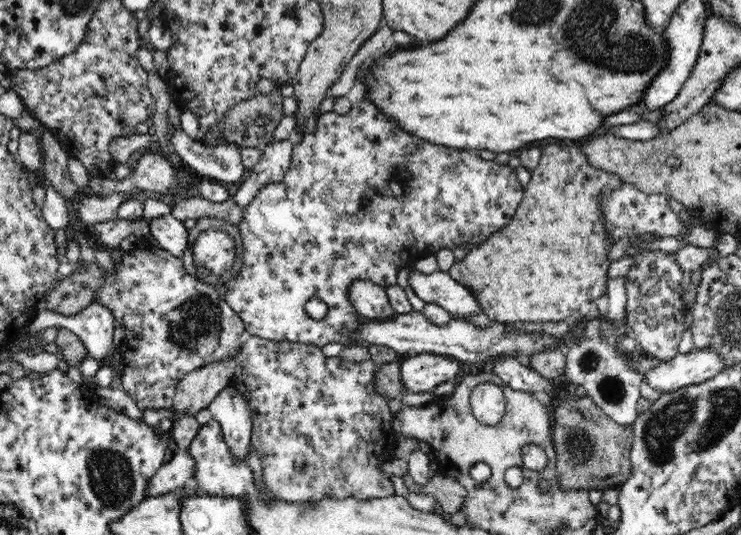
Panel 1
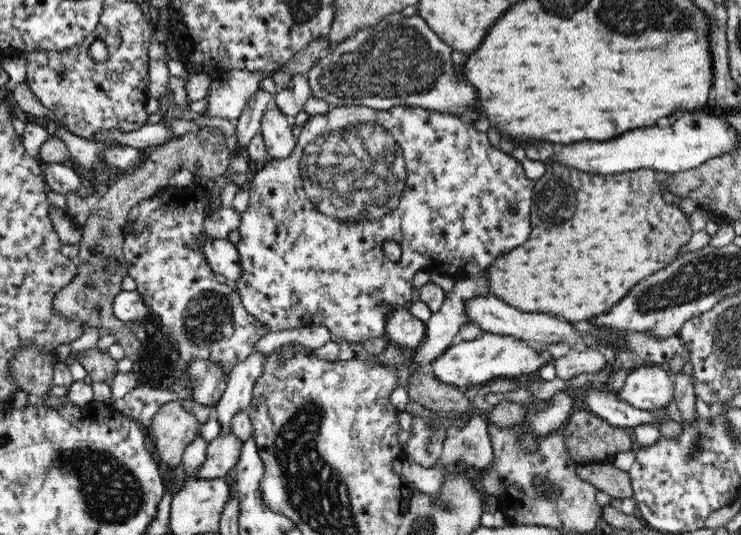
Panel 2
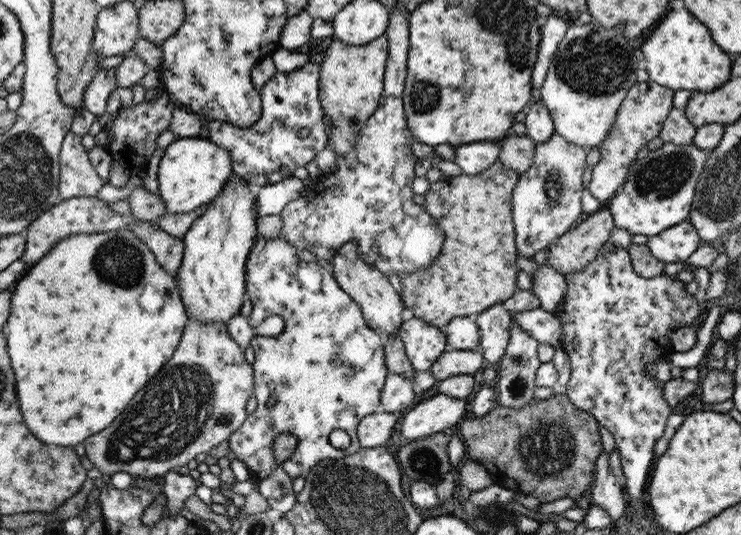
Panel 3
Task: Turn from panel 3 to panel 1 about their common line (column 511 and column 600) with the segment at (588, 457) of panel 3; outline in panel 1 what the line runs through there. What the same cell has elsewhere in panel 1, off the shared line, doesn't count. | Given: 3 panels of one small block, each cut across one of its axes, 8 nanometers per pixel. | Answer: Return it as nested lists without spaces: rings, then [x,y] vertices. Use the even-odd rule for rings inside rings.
[[[573,393],[554,409],[552,443],[556,453],[558,485],[563,490],[604,490],[620,487],[631,471],[631,425],[612,420],[593,400]]]

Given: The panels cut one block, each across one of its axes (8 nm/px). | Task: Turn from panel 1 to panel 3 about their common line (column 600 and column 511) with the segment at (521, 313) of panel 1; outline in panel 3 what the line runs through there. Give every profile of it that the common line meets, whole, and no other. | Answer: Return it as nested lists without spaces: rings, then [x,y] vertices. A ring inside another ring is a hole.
[[[499,161],[488,170],[477,175],[462,173],[458,176],[443,175],[423,195],[424,210],[428,211],[444,234],[444,244],[440,256],[428,266],[413,273],[400,273],[402,300],[405,308],[410,308],[414,316],[439,328],[444,328],[452,319],[475,317],[493,304],[504,303],[519,291],[516,275],[518,249],[515,243],[512,220],[512,191],[519,179],[519,173],[506,168]]]

